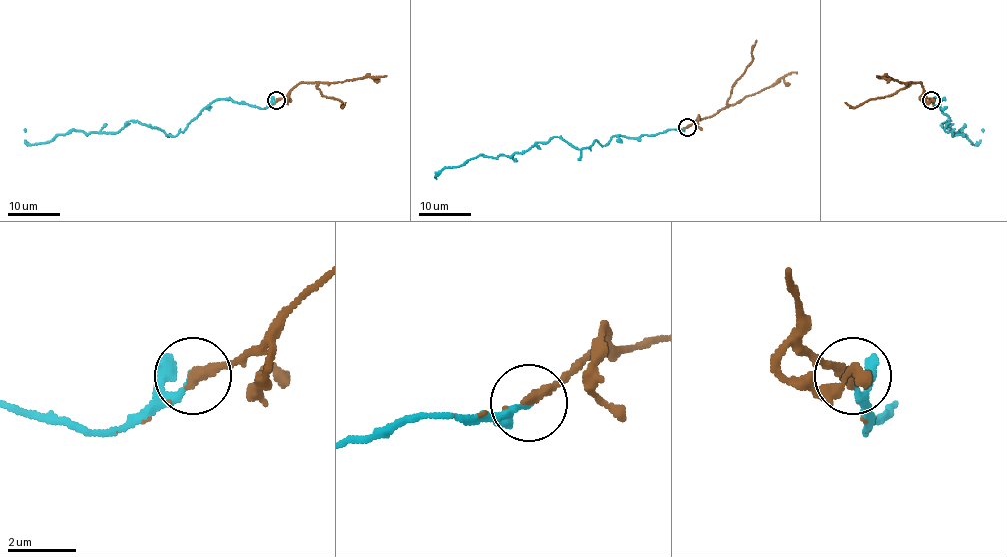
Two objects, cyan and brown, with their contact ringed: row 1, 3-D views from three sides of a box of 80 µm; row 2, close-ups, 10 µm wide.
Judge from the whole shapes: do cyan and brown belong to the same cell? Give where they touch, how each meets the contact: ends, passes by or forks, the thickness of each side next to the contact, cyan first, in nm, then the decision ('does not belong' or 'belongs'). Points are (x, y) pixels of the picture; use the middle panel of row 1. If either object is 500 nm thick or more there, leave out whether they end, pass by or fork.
at (687, 127); cyan ends there; brown ends there; 190 nm thick on the cyan side, 320 nm on the other; belongs

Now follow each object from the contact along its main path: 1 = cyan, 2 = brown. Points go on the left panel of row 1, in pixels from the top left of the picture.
1: (276, 99), (263, 109), (214, 99), (175, 136), (129, 120), (117, 132), (69, 130), (33, 144), (25, 128)
2: (276, 99), (301, 82), (313, 82), (323, 95), (338, 99), (342, 107), (346, 102)

